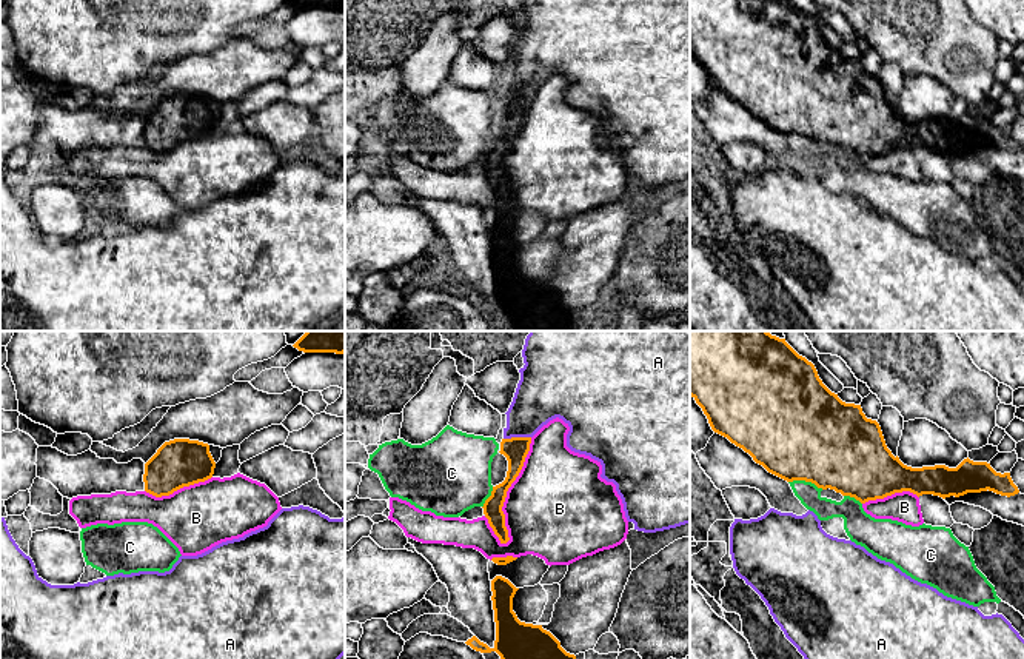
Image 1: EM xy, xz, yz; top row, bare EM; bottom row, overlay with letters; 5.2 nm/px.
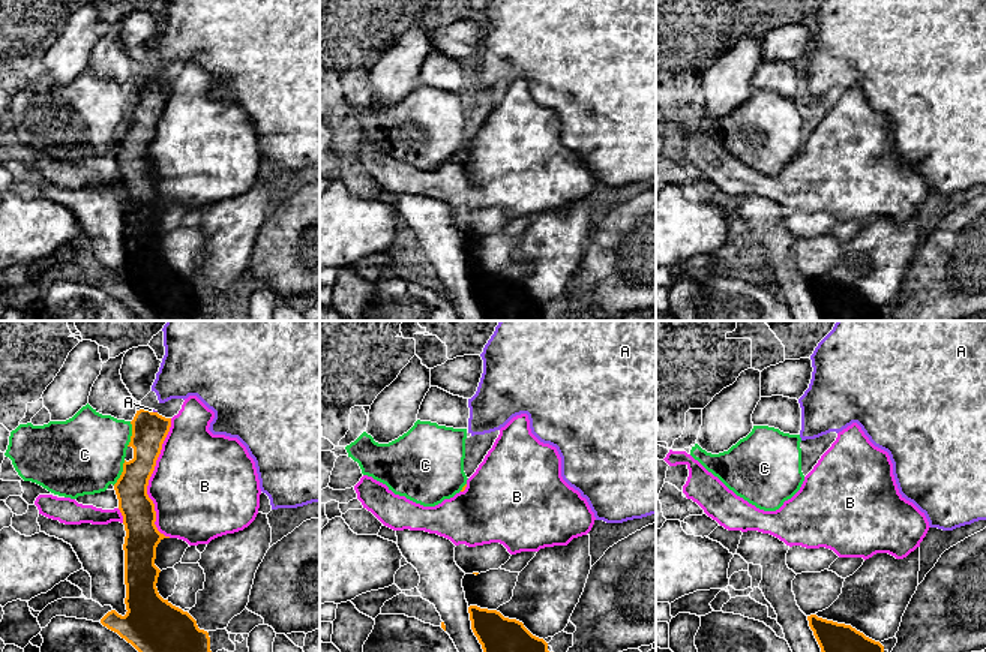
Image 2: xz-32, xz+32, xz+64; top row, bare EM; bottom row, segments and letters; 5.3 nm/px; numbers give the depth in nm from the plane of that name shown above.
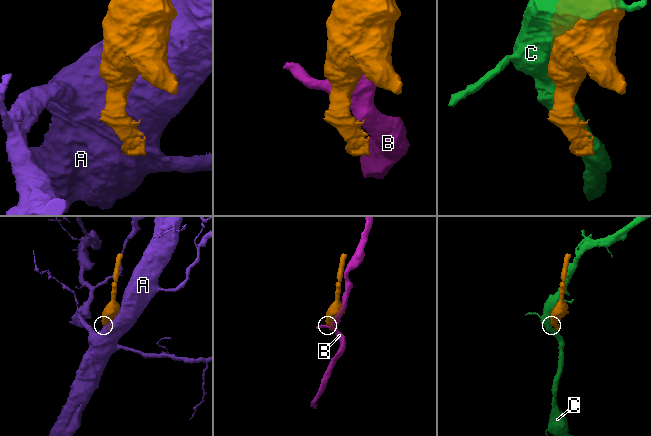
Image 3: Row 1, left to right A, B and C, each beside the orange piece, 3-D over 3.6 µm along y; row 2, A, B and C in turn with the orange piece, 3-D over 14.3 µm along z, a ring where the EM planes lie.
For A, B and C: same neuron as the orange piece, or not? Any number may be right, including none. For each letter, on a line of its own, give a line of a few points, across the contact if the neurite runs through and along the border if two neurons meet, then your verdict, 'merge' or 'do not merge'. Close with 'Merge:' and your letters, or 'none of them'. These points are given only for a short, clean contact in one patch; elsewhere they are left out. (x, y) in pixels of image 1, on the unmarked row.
A: line xz (530, 91), (504, 94); do not merge
B: do not merge
C: do not merge
Merge: none of them

